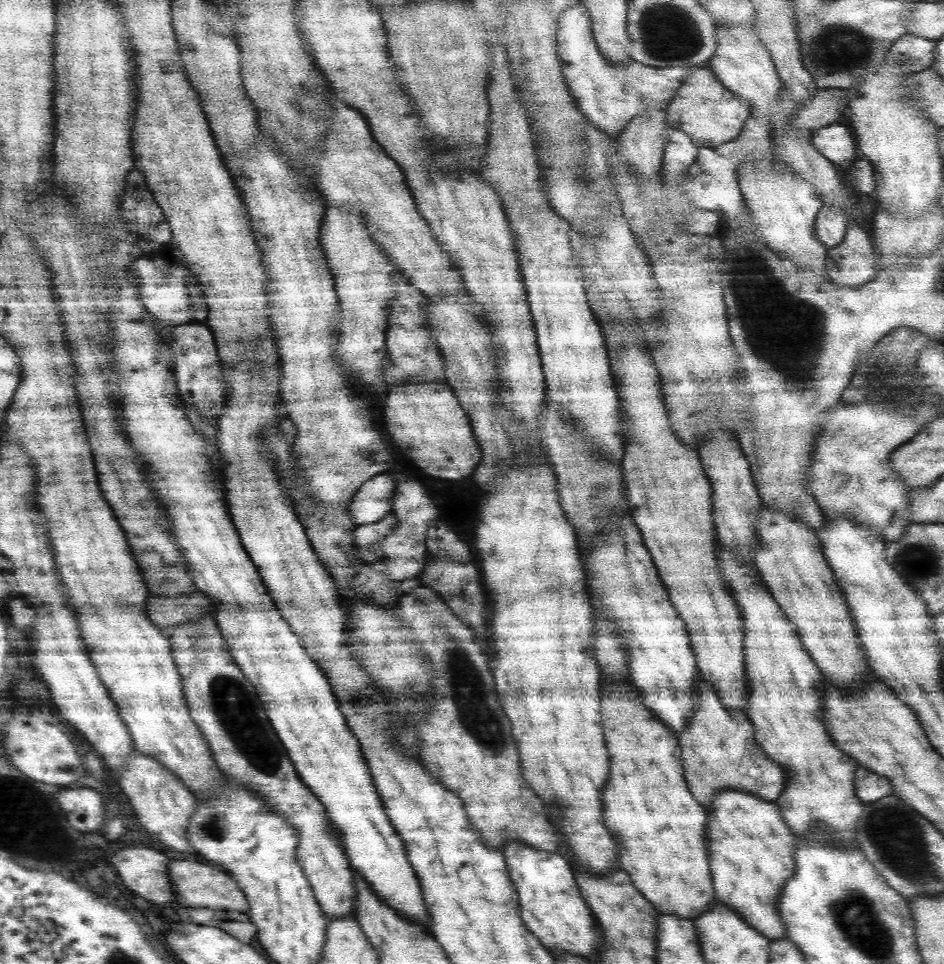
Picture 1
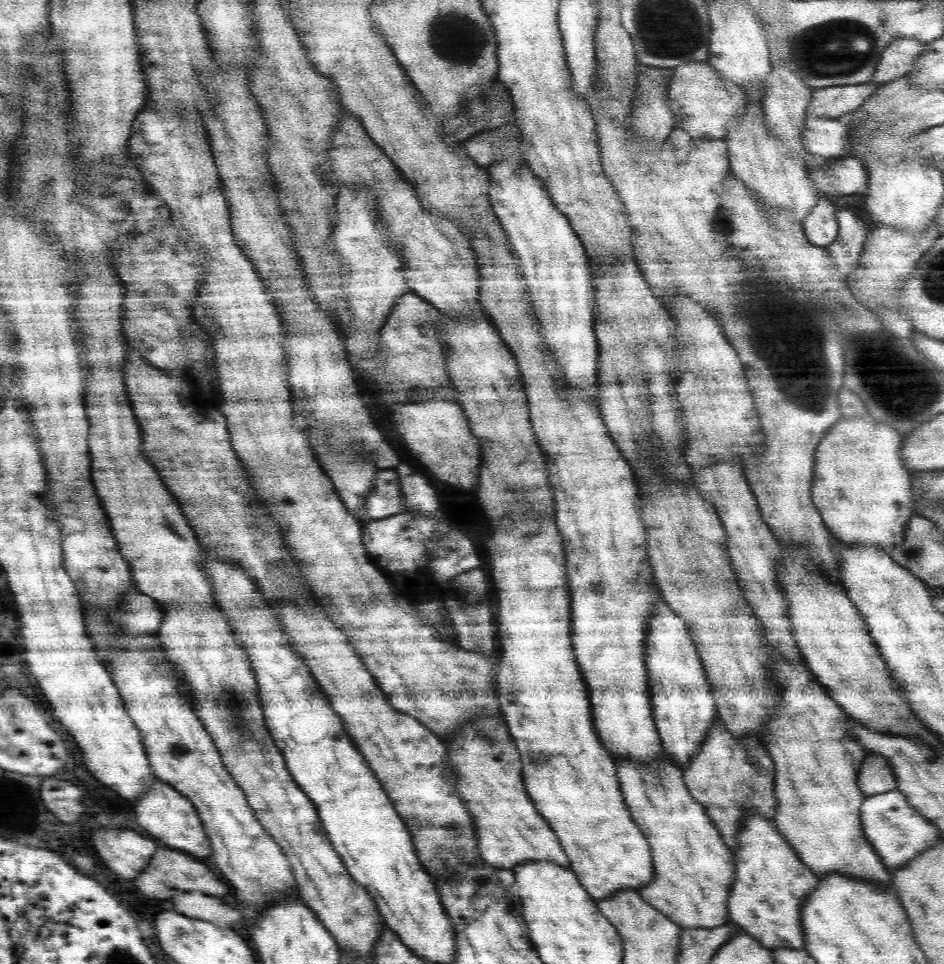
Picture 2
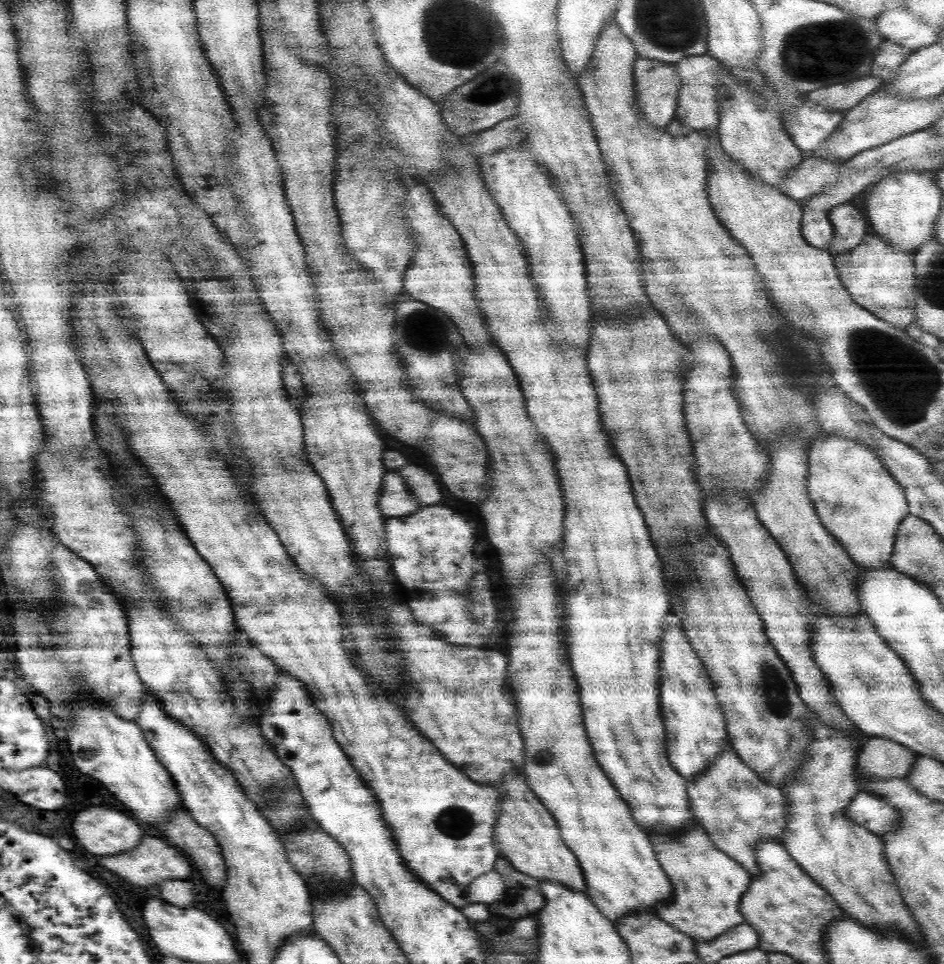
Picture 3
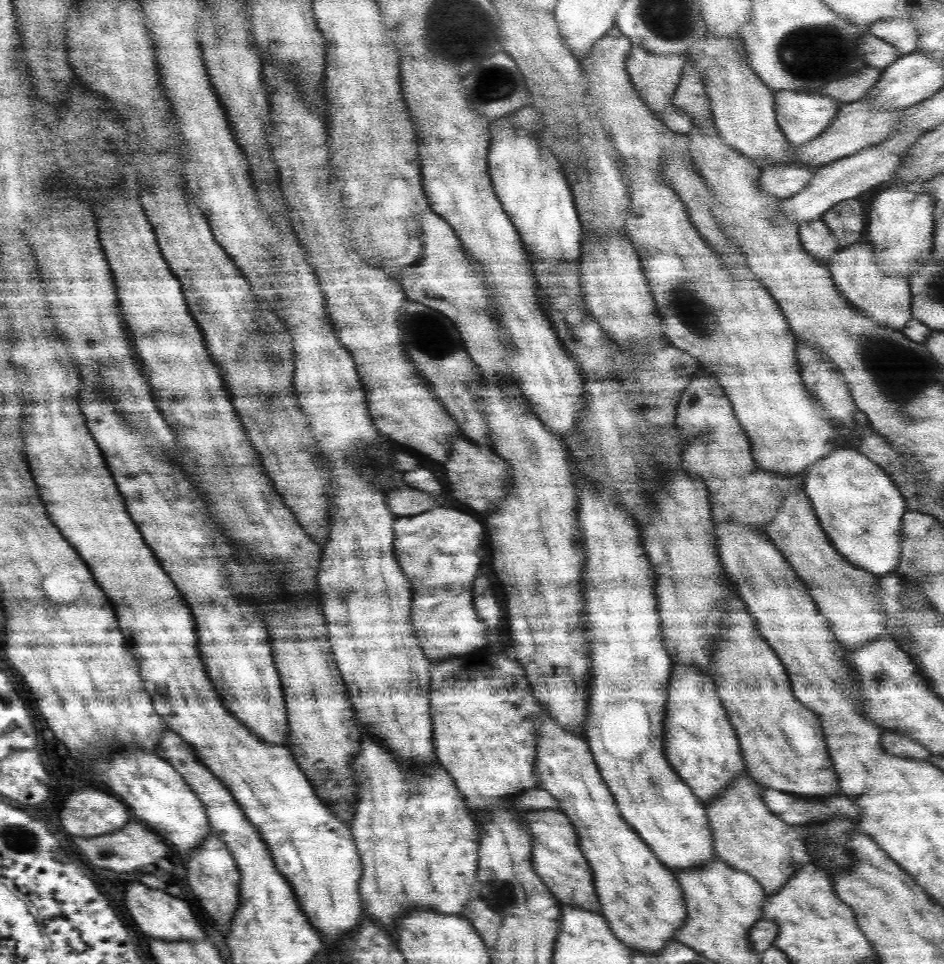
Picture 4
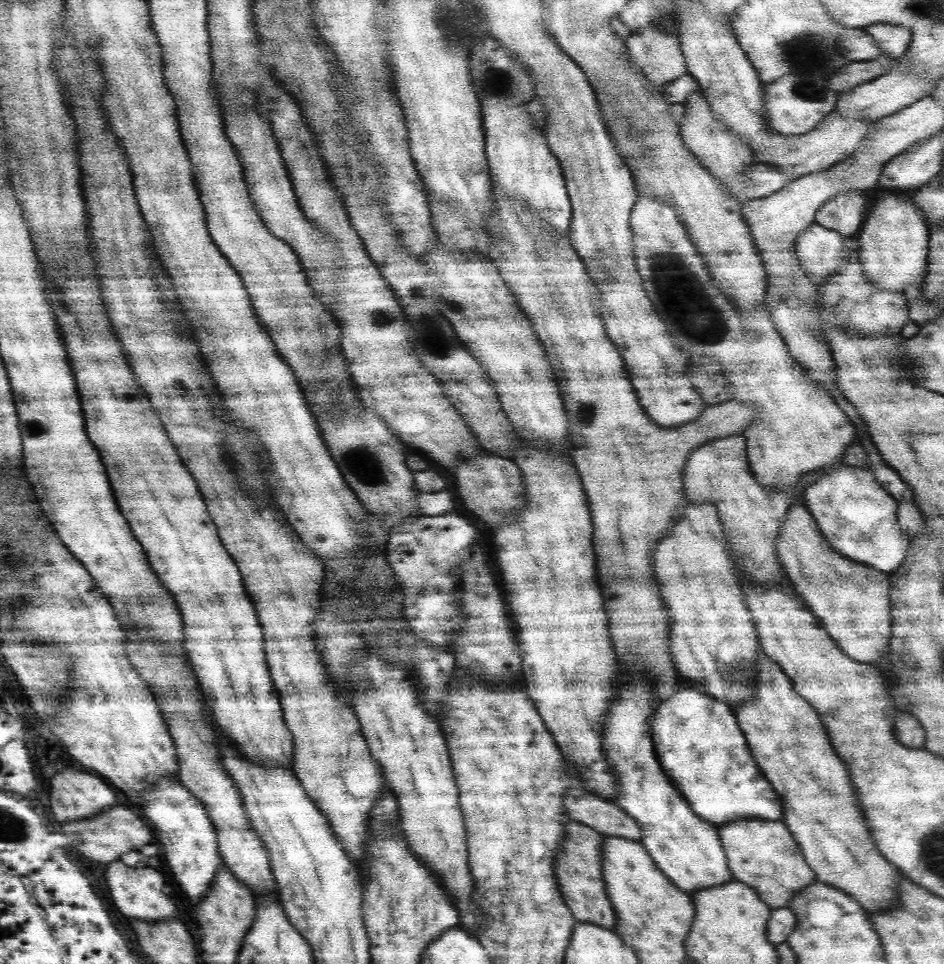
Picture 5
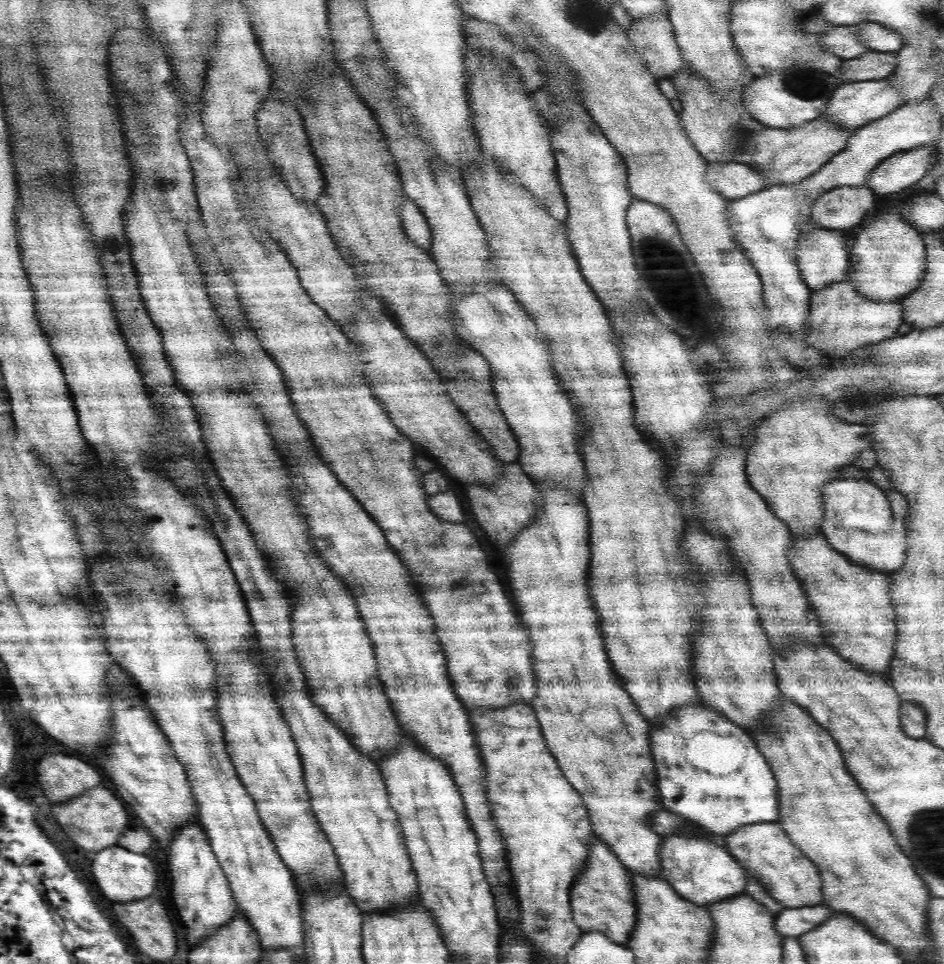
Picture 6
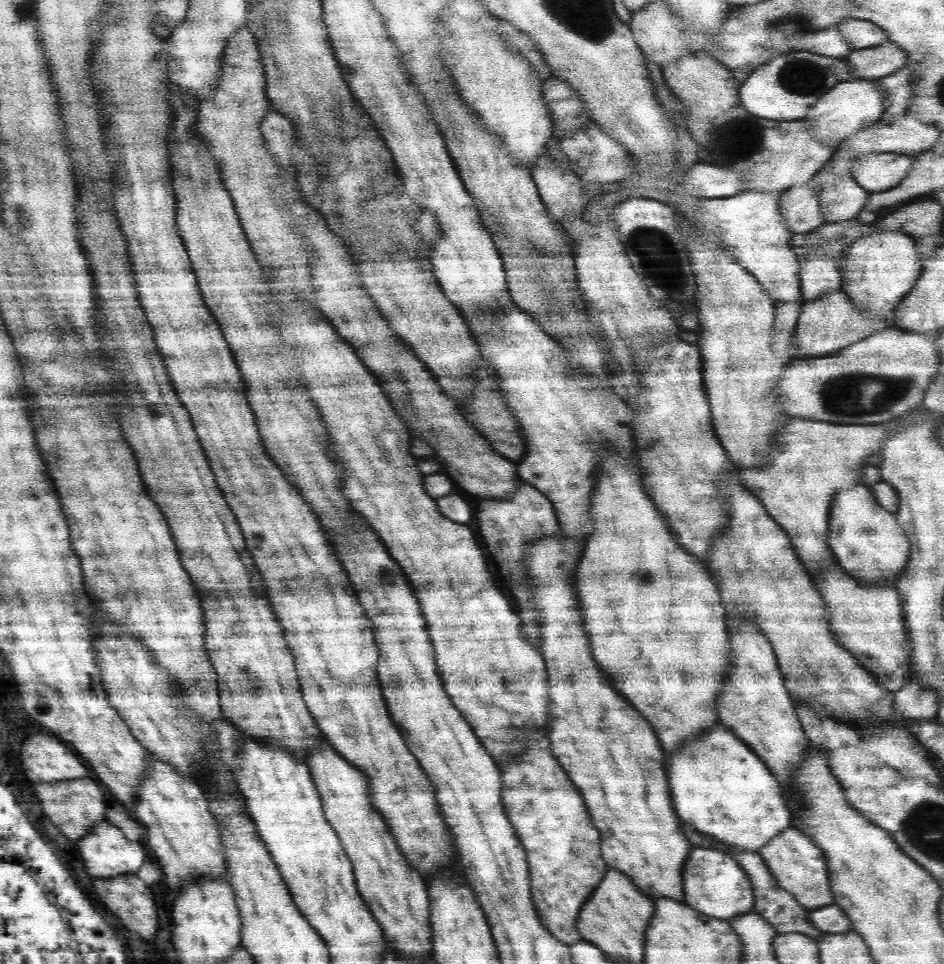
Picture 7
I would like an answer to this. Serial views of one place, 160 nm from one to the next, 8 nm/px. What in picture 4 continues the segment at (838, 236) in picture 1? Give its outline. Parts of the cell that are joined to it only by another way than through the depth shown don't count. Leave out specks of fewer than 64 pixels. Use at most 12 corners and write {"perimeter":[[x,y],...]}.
{"perimeter":[[821,219],[800,223],[806,252],[824,264],[842,248]]}

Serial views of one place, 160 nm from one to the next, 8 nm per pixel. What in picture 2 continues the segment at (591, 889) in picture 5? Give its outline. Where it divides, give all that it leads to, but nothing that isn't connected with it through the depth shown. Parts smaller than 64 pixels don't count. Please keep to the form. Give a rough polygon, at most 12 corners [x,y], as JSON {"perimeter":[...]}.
{"perimeter":[[500,718],[447,742],[478,840],[499,869],[570,868]]}

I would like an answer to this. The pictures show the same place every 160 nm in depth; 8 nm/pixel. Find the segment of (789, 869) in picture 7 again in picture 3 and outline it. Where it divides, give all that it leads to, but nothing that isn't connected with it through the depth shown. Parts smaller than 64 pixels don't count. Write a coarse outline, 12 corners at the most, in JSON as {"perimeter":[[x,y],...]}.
{"perimeter":[[729,744],[689,780],[697,824],[753,877],[781,840],[783,788]]}

